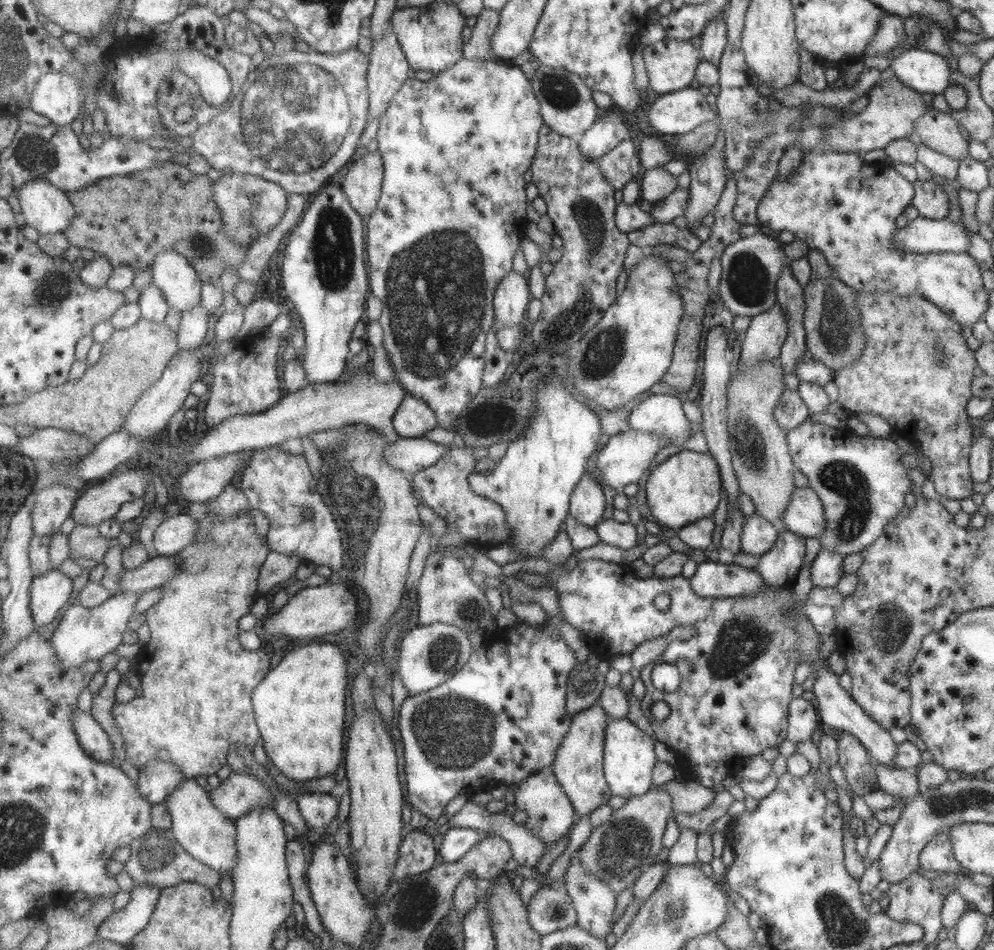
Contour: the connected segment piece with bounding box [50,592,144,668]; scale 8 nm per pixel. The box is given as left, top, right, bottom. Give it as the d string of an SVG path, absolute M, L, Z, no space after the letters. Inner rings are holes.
M144 592L112 595L107 602L95 608L81 602L69 607L50 639L56 655L60 657L62 668L78 668L86 662L101 660L109 652L115 652L117 646L124 642L124 632L130 627L142 593Z

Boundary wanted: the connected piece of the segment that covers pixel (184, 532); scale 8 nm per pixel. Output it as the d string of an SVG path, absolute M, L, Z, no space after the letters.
M187 512L164 518L153 536L157 554L170 557L179 554L199 539L199 525L200 522Z

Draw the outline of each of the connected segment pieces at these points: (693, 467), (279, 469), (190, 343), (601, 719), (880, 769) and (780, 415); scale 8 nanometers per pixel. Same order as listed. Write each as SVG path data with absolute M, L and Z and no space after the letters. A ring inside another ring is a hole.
M675 451L673 455L669 455L658 464L652 465L649 469L649 473L649 478L647 479L647 483L645 483L646 503L648 504L657 525L670 535L673 535L676 530L691 522L699 521L703 516L711 515L717 506L717 502L719 502L719 494L721 494L722 491L722 482L717 463L710 455L709 451Z
M282 445L271 448L257 449L252 463L245 469L241 490L248 496L251 509L261 510L270 522L267 533L269 546L273 551L282 552L289 556L302 556L306 562L315 565L325 565L343 573L345 566L346 548L344 547L343 531L336 521L332 507L327 503L325 496L319 491L319 482L313 476L308 459L290 454ZM305 508L310 508L312 516L305 518Z
M203 304L183 313L183 321L178 330L180 351L192 351L204 344L203 338L209 332L209 313Z
M597 703L571 717L569 731L555 752L552 772L567 796L578 818L587 816L594 808L608 804L611 794L603 776L603 733L609 718Z
M872 761L881 791L893 797L910 800L921 791L913 771L887 767Z
M785 389L779 395L774 408L774 419L783 432L797 428L809 416L810 412L796 390Z

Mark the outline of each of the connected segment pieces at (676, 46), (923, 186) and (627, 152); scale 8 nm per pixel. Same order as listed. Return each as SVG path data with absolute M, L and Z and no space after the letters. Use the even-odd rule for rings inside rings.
M665 37L661 42L643 46L648 88L662 95L689 87L702 60L700 49L687 40Z
M930 179L913 182L914 195L911 206L918 210L918 216L939 220L947 218L950 204L942 186Z
M627 138L595 160L604 179L614 190L623 188L630 180L636 180L637 174L641 176L644 173L637 153L635 144Z

